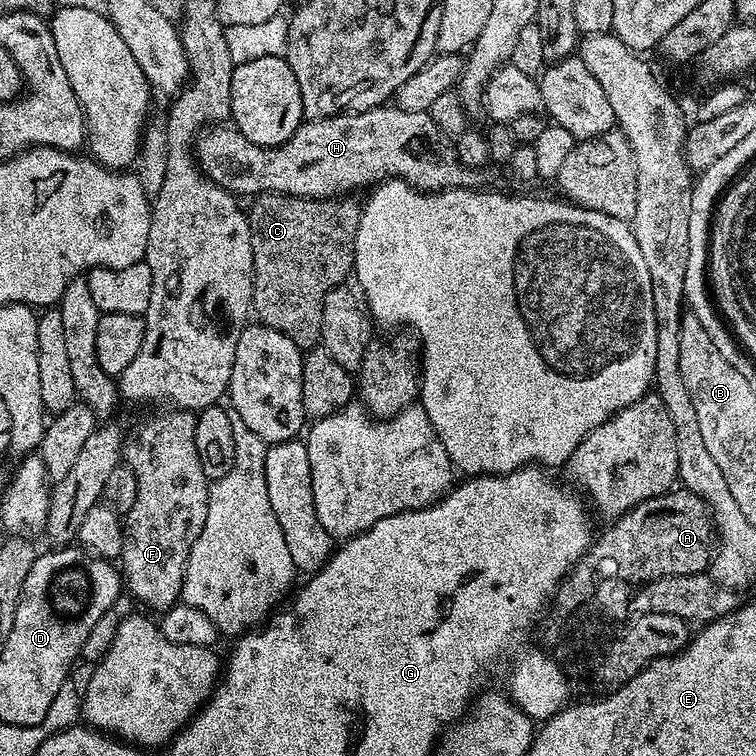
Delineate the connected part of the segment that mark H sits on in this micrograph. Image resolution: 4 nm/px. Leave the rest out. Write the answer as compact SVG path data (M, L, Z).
M381 106L371 108L365 112L346 112L342 116L327 116L321 120L305 119L298 126L298 130L294 130L294 134L286 142L282 142L273 148L266 146L258 146L254 142L250 142L250 138L246 138L240 132L235 130L228 132L220 132L217 136L212 136L208 140L208 160L212 163L210 167L210 175L215 184L222 186L227 192L235 194L237 197L255 198L261 196L264 192L277 192L283 196L310 196L313 198L340 198L345 194L356 194L359 188L365 190L371 189L373 186L383 184L385 180L404 180L411 188L415 188L423 193L425 192L442 192L445 188L475 188L481 186L492 186L496 180L496 176L491 172L493 169L488 166L473 166L471 163L465 162L456 152L456 145L451 139L445 138L438 130L438 126L434 122L431 111L427 112L411 112L410 110L402 110L395 106Z

